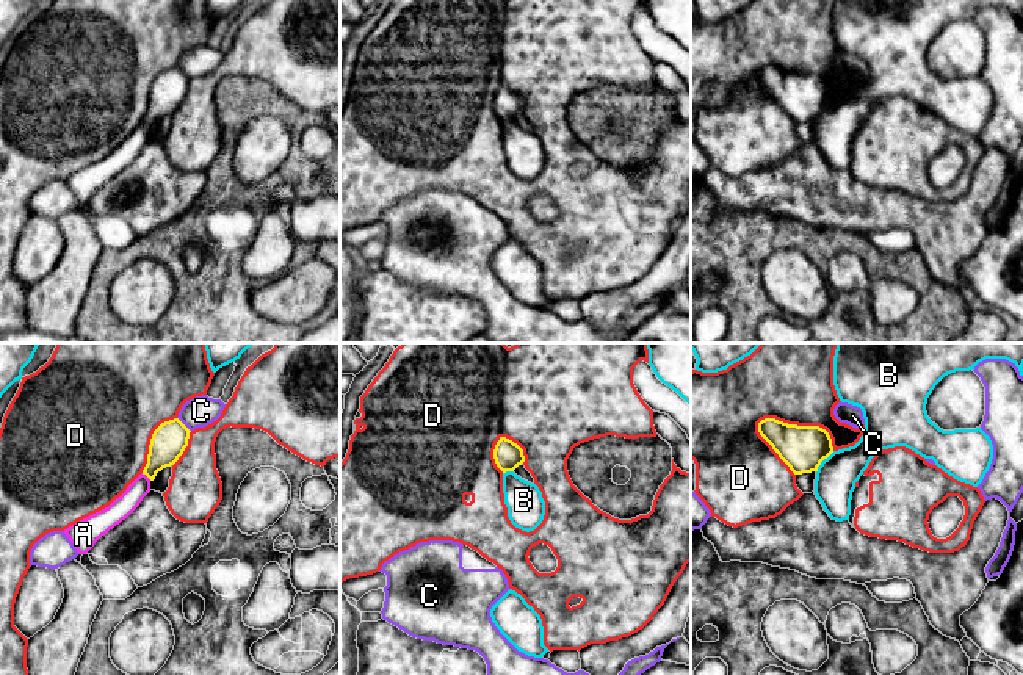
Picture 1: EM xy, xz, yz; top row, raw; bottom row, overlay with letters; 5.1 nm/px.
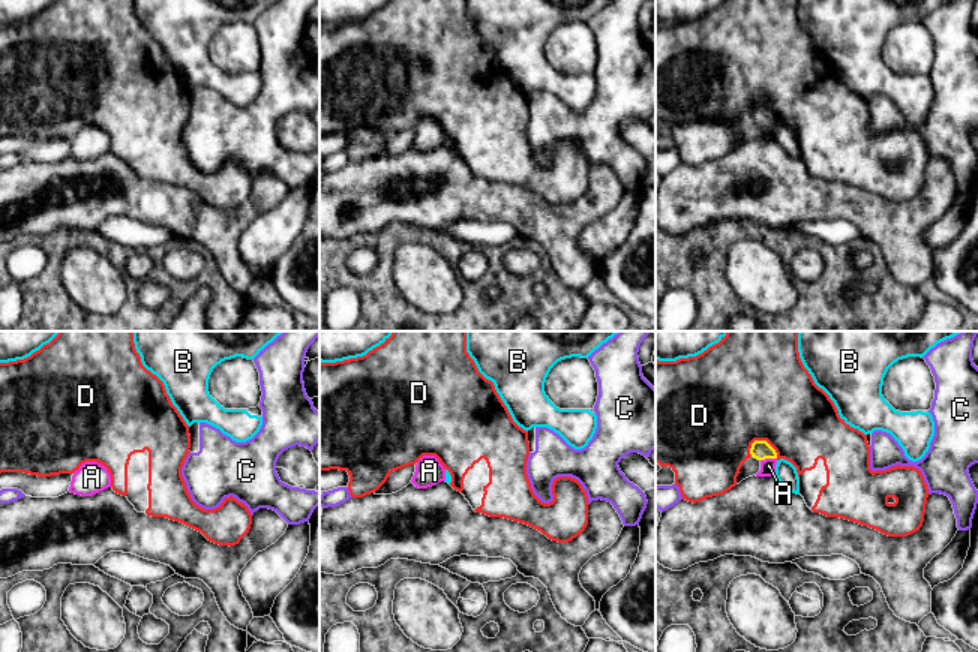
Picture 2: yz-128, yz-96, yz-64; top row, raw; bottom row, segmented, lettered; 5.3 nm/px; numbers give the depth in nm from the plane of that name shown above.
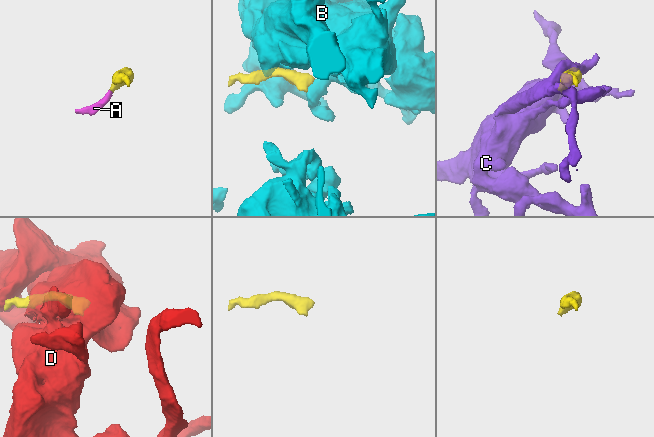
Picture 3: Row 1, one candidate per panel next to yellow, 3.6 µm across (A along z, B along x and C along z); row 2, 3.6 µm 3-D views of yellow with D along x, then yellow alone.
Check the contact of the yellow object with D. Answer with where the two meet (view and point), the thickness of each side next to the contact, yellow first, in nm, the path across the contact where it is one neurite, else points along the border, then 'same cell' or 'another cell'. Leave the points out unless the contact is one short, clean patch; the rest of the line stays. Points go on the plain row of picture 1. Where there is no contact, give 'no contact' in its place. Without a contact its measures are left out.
yz (801, 75) | 240/380 nm | another cell

